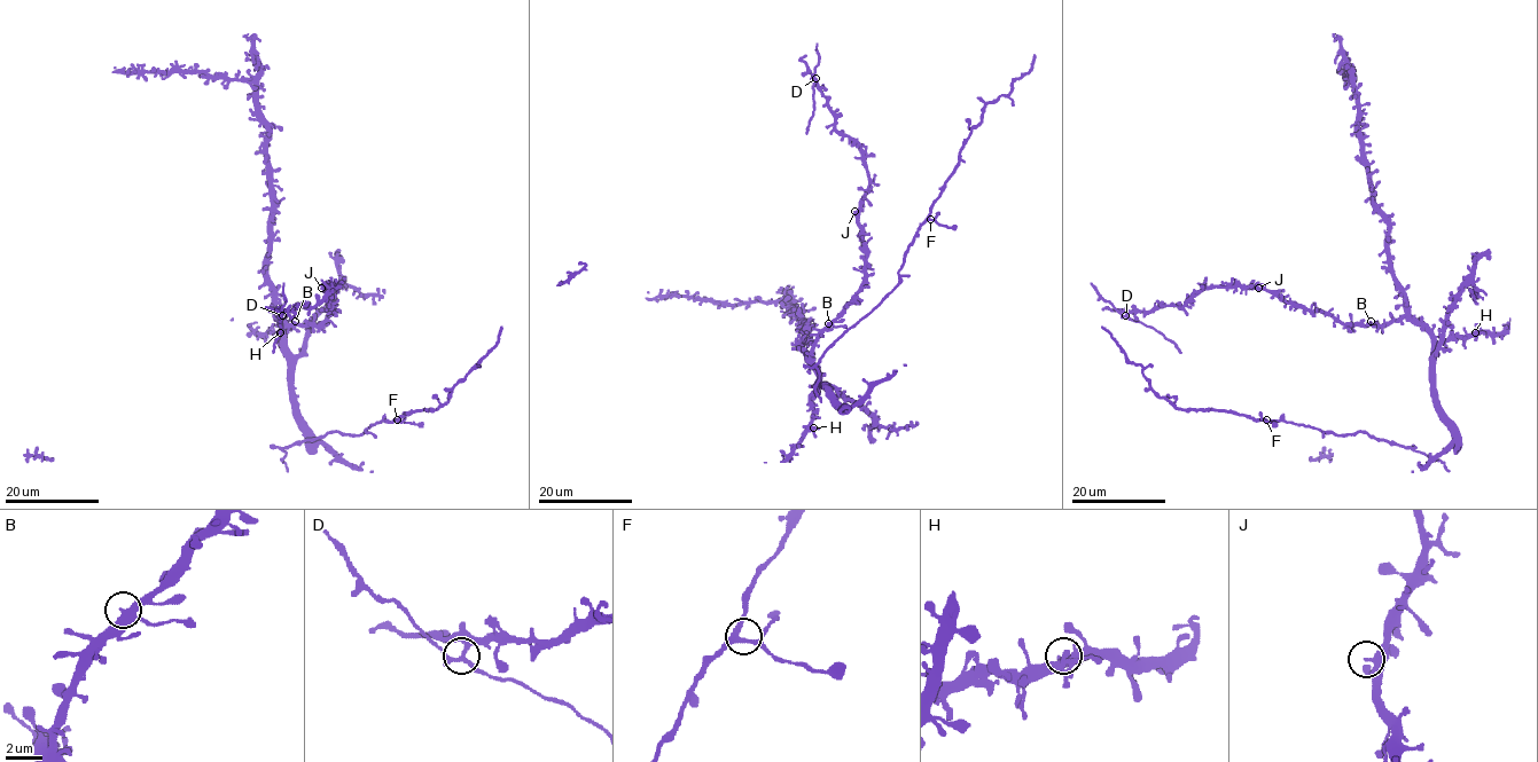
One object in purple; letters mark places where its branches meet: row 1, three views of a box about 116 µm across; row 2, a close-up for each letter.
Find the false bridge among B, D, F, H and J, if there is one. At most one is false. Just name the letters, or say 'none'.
D

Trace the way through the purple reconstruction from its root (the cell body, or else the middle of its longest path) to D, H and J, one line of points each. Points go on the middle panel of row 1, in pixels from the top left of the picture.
D: (832, 399), (810, 351), (864, 280), (858, 207), (868, 173), (861, 148), (835, 128), (814, 79)
H: (832, 399), (824, 387), (813, 391), (813, 427)
J: (832, 399), (818, 384), (810, 351), (816, 337), (842, 311), (864, 280), (865, 244), (855, 211)

